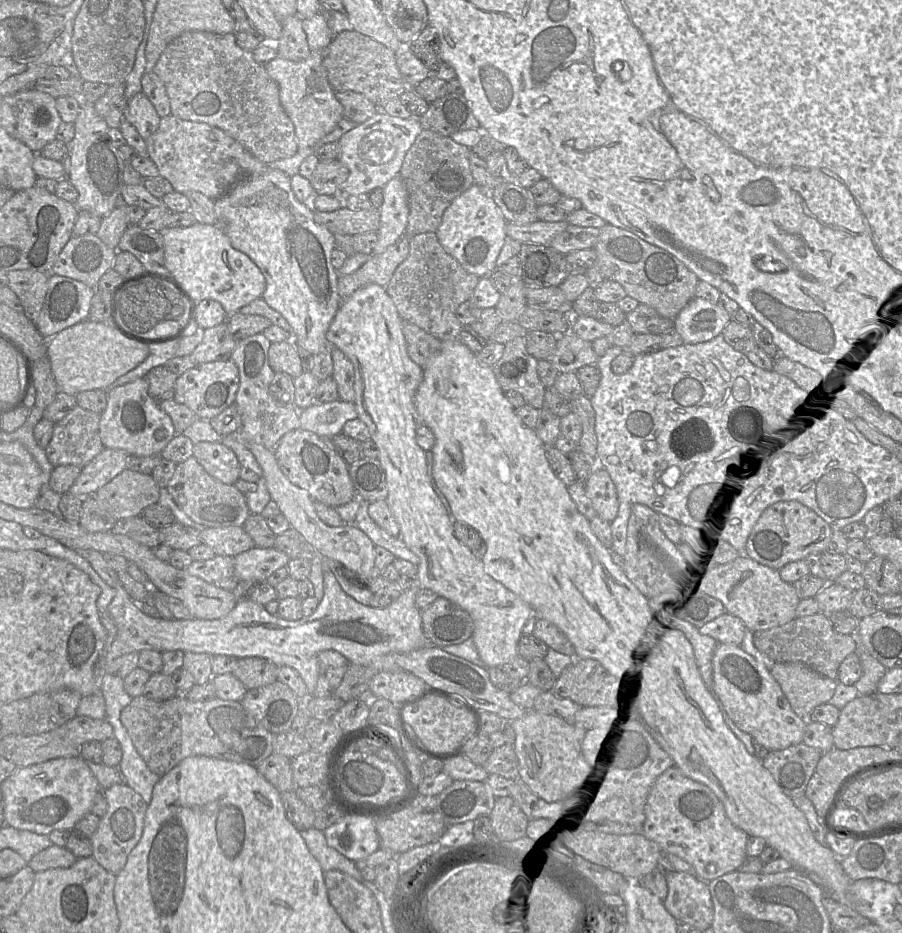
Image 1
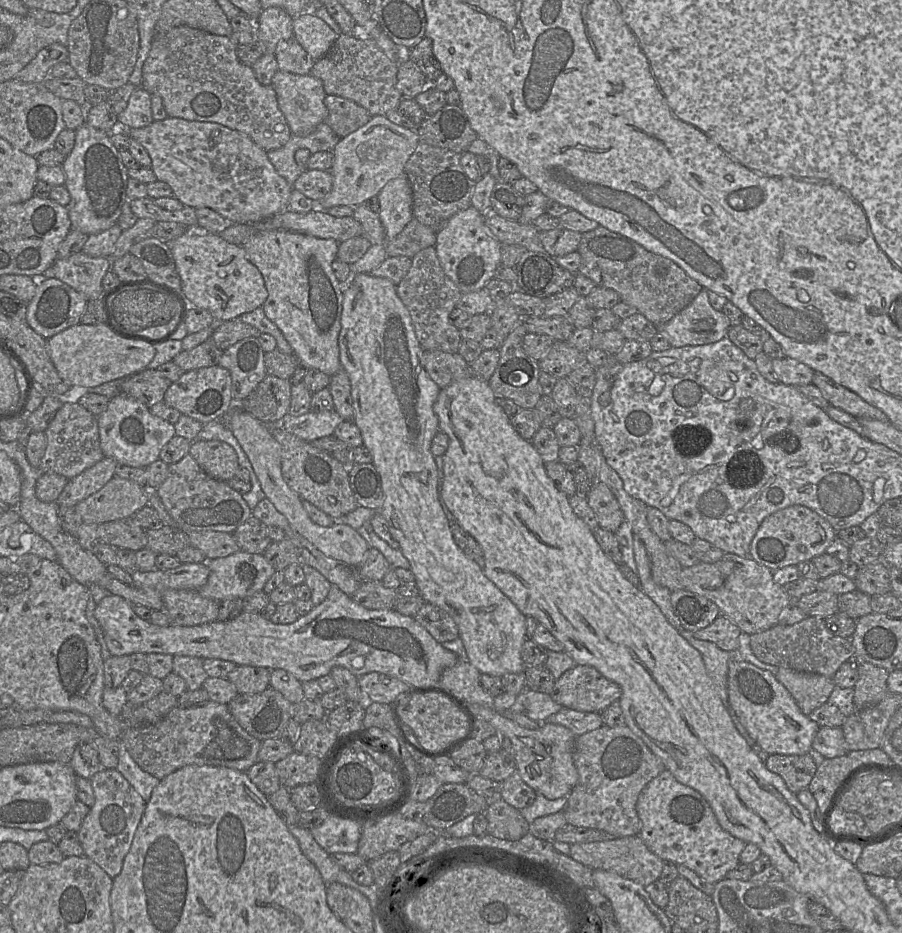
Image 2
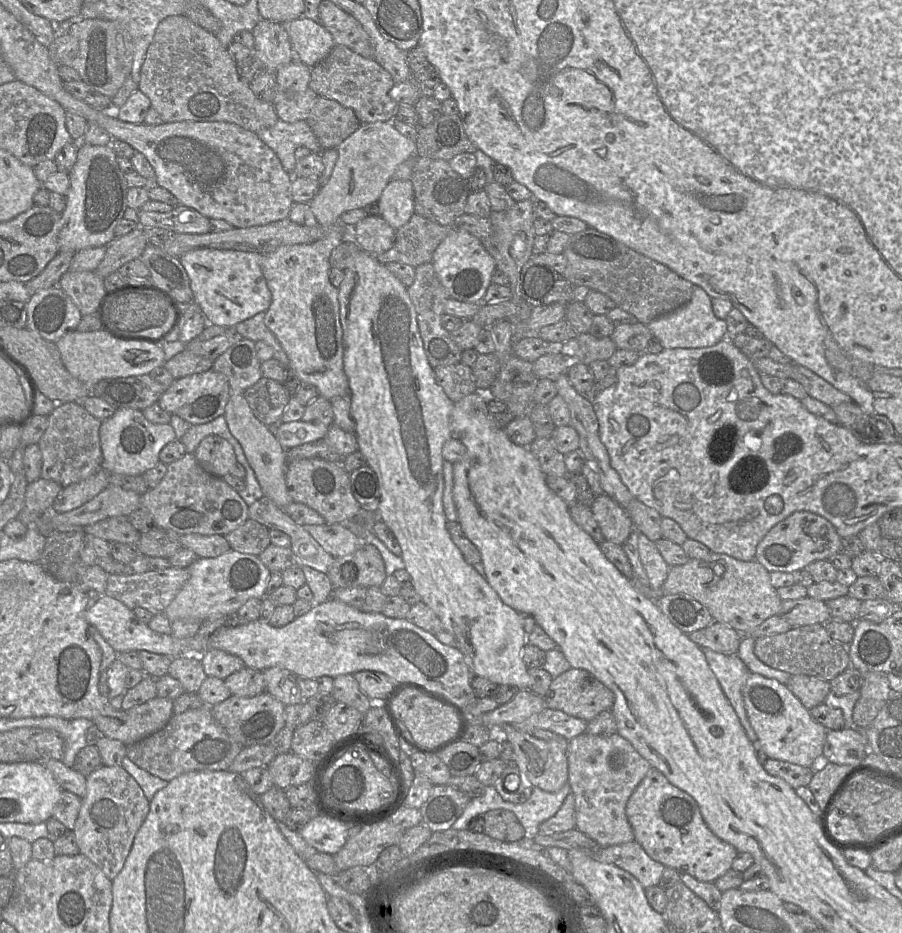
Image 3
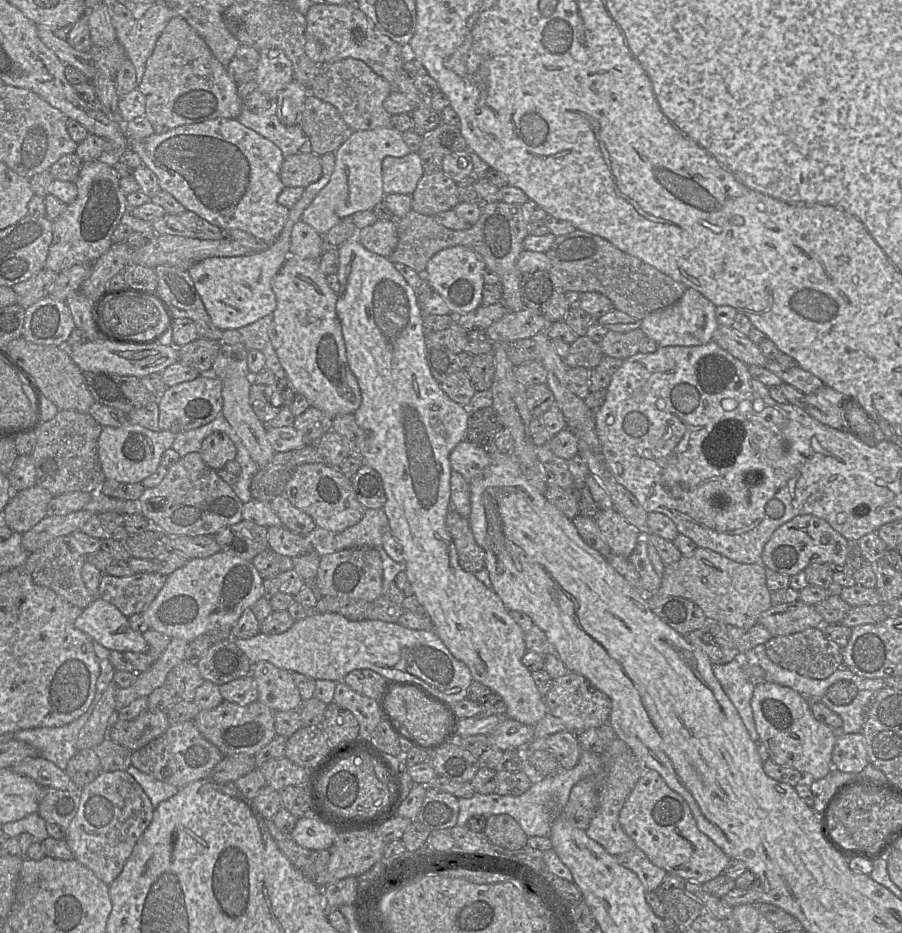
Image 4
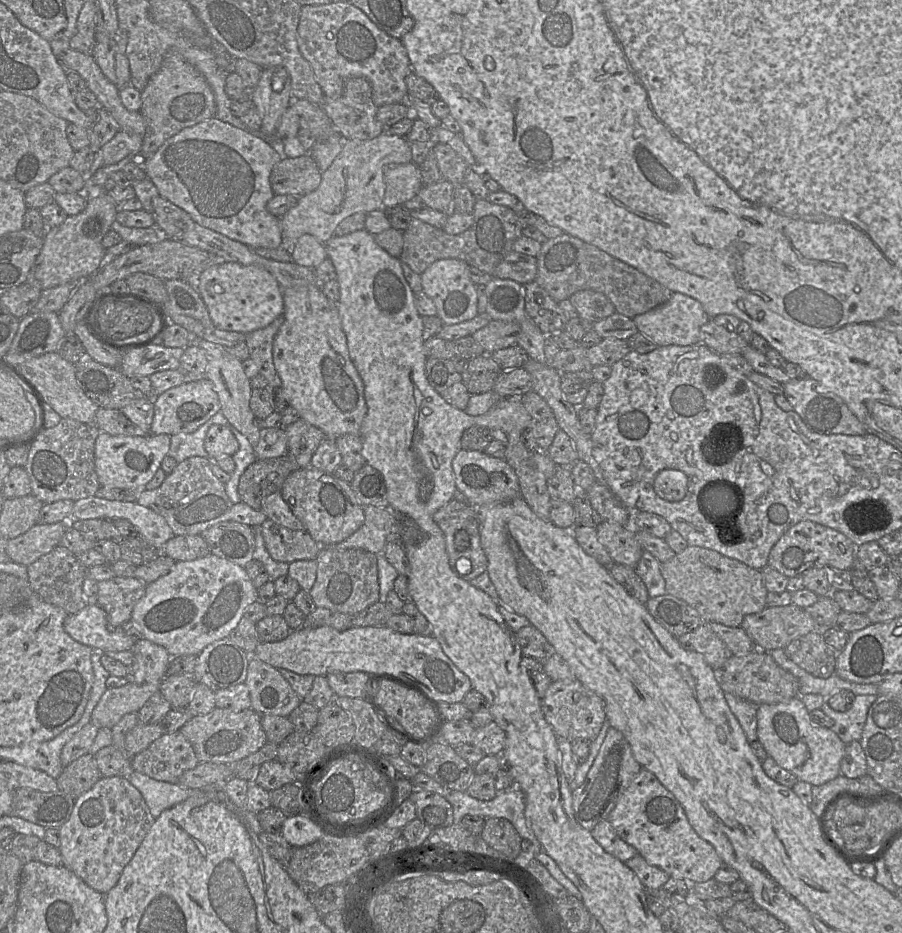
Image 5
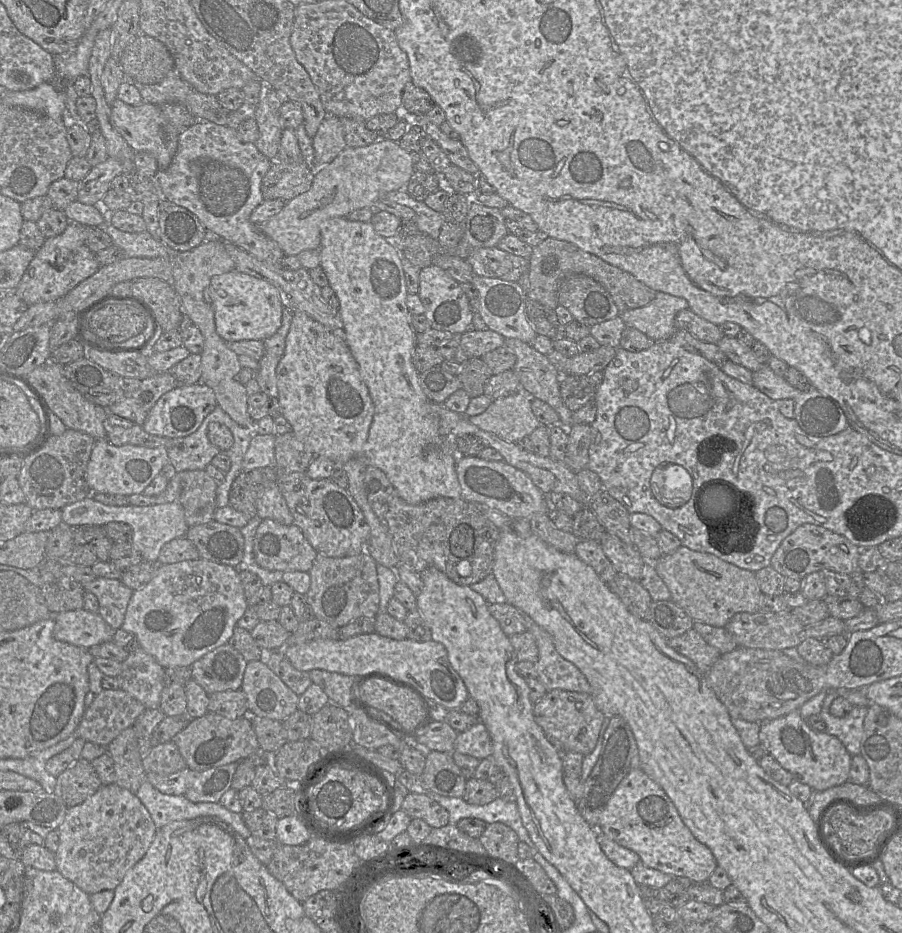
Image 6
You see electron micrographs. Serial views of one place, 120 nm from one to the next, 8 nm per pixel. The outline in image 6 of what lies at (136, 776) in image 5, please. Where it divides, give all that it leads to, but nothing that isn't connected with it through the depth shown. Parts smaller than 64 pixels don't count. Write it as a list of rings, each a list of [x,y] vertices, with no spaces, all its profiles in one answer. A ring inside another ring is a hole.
[[[147,780],[143,781],[136,795],[147,808],[157,829],[173,821],[210,816],[225,822],[244,839],[251,835],[241,813],[228,810],[219,802],[192,802],[184,795],[164,794]]]

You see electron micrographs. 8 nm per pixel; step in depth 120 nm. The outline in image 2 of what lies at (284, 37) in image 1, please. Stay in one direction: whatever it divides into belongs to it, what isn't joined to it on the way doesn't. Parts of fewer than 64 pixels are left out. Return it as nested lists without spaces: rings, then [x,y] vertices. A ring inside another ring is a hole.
[[[295,40],[280,41],[274,51],[278,70],[298,75],[310,74],[315,60]]]

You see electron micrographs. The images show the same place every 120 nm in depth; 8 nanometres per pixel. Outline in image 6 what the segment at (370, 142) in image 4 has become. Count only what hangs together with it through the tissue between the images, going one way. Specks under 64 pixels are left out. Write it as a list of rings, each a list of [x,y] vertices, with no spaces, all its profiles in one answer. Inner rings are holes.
[[[383,138],[364,147],[346,147],[331,163],[315,170],[310,189],[286,202],[282,210],[269,220],[257,225],[269,238],[274,240],[285,255],[297,256],[304,250],[319,250],[321,244],[322,224],[332,218],[347,217],[351,212],[372,208],[379,199],[392,191],[405,190],[413,173],[413,156],[405,151],[398,142]]]

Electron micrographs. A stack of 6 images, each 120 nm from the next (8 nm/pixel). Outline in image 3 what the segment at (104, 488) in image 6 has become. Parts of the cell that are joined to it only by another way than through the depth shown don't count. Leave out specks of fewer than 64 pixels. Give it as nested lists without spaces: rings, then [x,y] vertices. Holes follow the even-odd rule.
[[[116,409],[113,416],[103,420],[100,426],[102,468],[111,474],[143,475],[160,462],[160,451],[174,440],[176,435],[170,424],[152,423],[137,409]]]

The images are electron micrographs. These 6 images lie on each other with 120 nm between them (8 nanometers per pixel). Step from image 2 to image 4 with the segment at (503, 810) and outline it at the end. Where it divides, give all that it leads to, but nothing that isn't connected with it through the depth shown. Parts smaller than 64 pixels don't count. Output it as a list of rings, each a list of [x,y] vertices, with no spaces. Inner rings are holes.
[[[507,814],[487,817],[484,833],[490,842],[508,850],[521,849],[528,840],[519,823]]]

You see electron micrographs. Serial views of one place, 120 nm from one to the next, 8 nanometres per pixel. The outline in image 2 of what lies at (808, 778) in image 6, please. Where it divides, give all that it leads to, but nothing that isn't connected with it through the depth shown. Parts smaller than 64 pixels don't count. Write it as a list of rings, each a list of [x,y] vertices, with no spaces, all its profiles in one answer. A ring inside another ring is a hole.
[[[733,655],[728,670],[728,698],[740,723],[763,751],[770,755],[812,753],[812,742],[820,726],[803,714],[789,691],[770,671]]]

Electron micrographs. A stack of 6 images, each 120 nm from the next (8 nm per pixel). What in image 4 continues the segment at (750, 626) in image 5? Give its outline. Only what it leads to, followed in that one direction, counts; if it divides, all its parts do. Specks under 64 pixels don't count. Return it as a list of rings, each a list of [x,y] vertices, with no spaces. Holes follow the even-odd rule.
[[[801,601],[772,605],[758,618],[773,637],[786,636],[812,627],[824,625],[815,606]]]

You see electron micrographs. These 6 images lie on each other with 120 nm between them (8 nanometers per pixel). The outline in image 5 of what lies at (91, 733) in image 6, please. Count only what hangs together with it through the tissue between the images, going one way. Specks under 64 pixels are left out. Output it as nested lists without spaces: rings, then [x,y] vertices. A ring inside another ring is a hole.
[[[128,682],[107,688],[93,710],[90,722],[99,728],[112,728],[125,714],[138,713],[146,701],[159,691],[160,684]]]

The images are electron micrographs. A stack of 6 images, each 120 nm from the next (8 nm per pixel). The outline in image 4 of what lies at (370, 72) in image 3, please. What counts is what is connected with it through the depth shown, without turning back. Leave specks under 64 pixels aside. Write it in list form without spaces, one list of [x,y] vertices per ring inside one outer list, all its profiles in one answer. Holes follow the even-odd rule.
[[[344,58],[335,62],[318,64],[318,74],[309,89],[309,94],[333,105],[345,123],[354,131],[391,127],[391,117],[383,107],[383,102],[392,92],[392,86],[377,75],[363,61]]]

